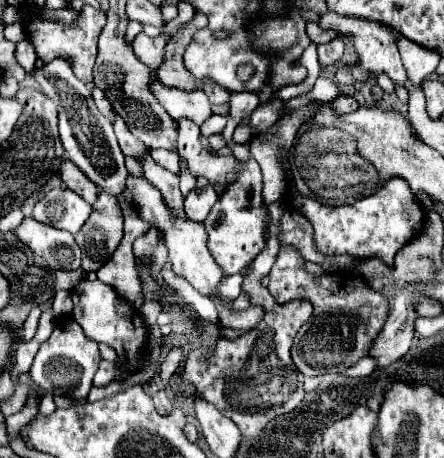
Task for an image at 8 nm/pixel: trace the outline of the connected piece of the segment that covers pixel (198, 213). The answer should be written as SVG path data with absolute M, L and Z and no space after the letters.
M204 186L202 190L192 190L184 200L186 216L192 222L204 222L204 218L208 216L208 212L216 200L218 200L218 194L212 186Z

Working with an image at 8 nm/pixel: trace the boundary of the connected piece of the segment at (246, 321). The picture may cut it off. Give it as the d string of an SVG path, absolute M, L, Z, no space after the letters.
M214 302L214 304L218 308L222 324L226 328L232 328L236 334L252 330L264 318L264 308L262 306L250 306L248 310L242 310L242 312L230 312L224 304L220 304L220 302Z

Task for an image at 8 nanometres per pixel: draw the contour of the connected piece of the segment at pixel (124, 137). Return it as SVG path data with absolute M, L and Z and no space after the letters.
M120 116L116 118L114 132L116 132L116 136L118 136L118 142L120 142L120 148L122 148L122 152L124 152L126 156L140 158L140 154L148 152L148 148L146 148L146 146L144 146L144 144L142 144L138 138L134 138L134 136L132 136L132 132L128 130L126 122L124 122Z

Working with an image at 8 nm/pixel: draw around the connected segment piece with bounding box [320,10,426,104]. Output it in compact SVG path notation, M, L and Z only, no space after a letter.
M328 10L328 12L322 16L320 26L322 26L322 28L340 28L340 32L342 32L344 36L348 36L348 38L354 42L356 50L358 50L358 60L360 60L362 64L358 64L358 66L342 66L342 68L336 72L336 80L338 80L340 84L356 84L358 80L368 78L368 76L364 76L364 72L370 72L370 74L374 74L374 76L380 74L380 72L386 72L386 74L392 78L392 82L402 84L402 86L408 88L408 102L410 102L410 104L422 104L422 98L424 98L424 102L426 102L422 88L414 88L414 86L408 82L408 78L406 78L406 70L404 70L402 60L400 60L400 54L398 54L398 44L396 44L396 42L398 42L398 32L396 32L396 30L390 30L390 26L384 26L384 24L380 24L380 22L368 22L366 18L344 18L342 14L332 14L332 10Z

